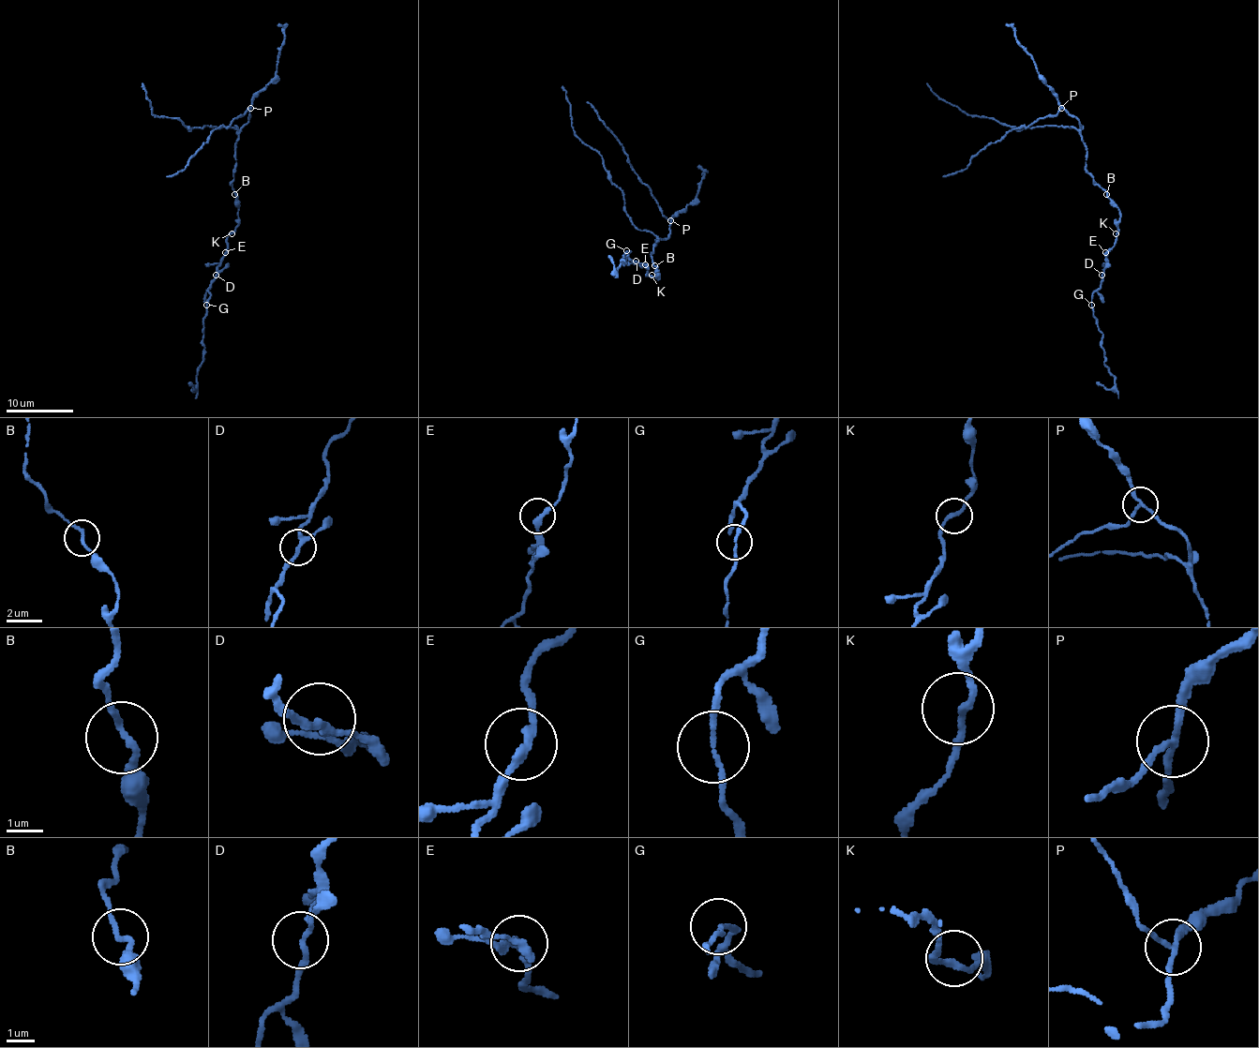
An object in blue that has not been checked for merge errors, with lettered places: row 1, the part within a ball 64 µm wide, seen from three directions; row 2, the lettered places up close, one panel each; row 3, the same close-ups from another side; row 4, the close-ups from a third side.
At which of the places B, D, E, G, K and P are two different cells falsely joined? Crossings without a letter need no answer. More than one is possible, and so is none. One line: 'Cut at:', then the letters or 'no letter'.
Cut at: P

